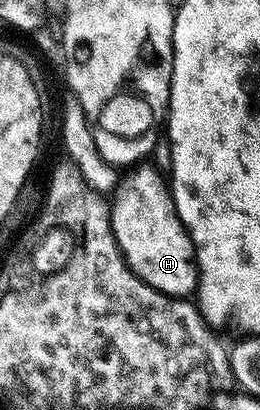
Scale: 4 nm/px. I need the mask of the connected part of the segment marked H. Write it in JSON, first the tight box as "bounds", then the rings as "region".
{"bounds":[109,163,197,298],"region":[[[137,163],[111,196],[109,218],[117,246],[139,279],[168,297],[188,298],[197,288],[197,256],[193,240],[179,219],[170,182],[149,163]]]}

